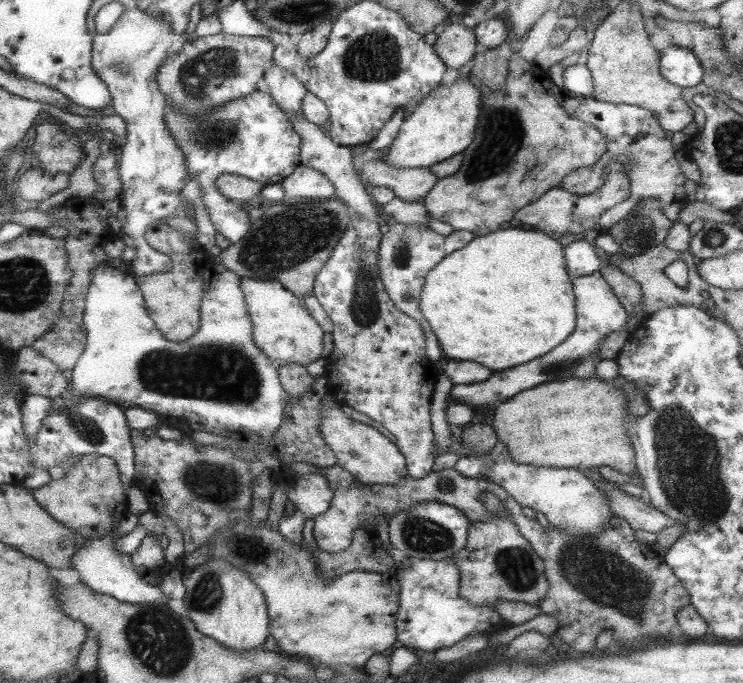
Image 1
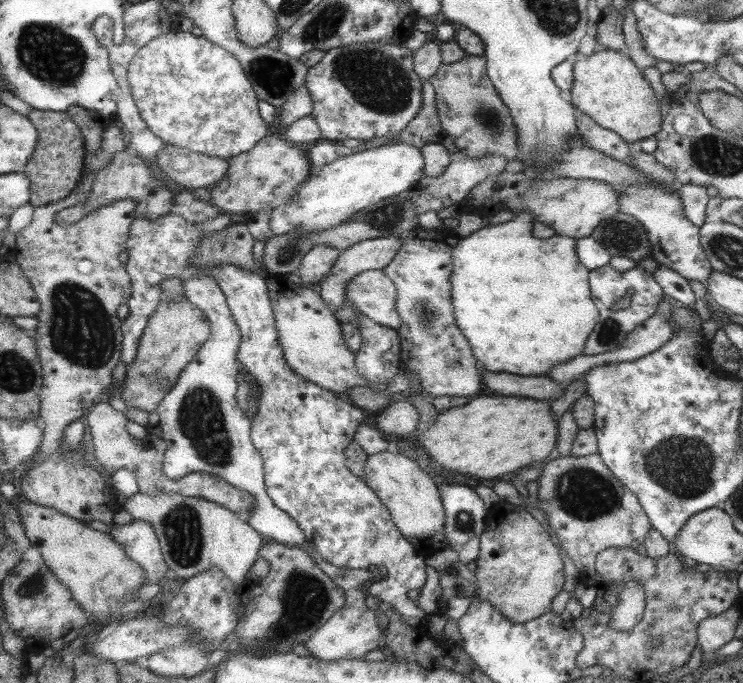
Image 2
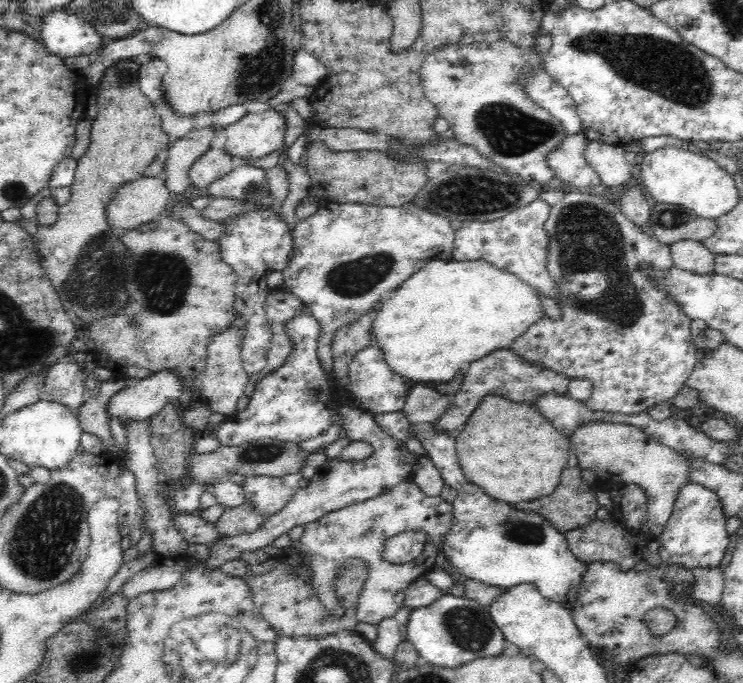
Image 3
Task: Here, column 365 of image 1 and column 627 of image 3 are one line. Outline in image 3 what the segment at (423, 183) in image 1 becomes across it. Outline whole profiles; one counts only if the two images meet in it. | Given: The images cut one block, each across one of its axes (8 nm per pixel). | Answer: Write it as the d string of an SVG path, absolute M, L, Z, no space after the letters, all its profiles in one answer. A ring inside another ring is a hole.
M590 141L585 148L585 160L595 170L601 183L607 187L622 189L636 181L636 170L626 161L623 145L603 144Z

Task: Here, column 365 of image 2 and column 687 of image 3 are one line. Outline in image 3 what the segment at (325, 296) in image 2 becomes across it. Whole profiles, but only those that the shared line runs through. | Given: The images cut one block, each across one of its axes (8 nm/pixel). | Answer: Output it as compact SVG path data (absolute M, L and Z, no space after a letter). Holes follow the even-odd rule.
M679 240L670 243L669 248L674 267L697 275L714 274L714 254L701 241Z

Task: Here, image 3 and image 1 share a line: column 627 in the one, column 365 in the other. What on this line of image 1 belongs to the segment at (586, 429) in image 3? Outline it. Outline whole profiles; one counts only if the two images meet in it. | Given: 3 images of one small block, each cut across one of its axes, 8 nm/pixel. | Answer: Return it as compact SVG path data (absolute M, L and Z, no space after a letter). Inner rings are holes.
M335 403L335 407L320 409L321 421L319 432L323 440L330 445L337 460L336 465L353 475L357 481L369 484L397 485L407 474L405 457L398 451L398 447L388 434L382 434L378 429L351 420L341 411L341 406Z

